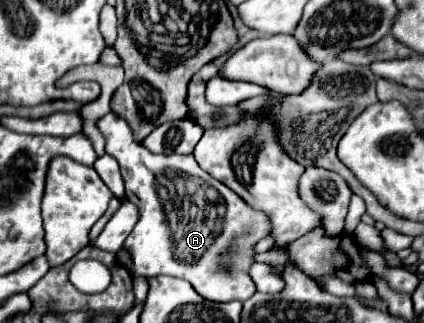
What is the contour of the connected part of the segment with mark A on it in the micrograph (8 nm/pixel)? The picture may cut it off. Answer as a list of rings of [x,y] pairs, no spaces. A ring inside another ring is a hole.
[[[108,113],[98,121],[106,144],[105,152],[120,163],[126,199],[140,207],[140,221],[124,241],[124,249],[132,255],[134,277],[172,275],[192,283],[192,287],[208,301],[246,301],[256,293],[256,285],[248,271],[254,263],[254,247],[270,235],[270,219],[266,213],[252,209],[232,189],[228,195],[198,195],[196,181],[182,165],[182,157],[166,157],[168,169],[158,171],[158,155],[132,139],[128,123],[116,113]],[[220,263],[230,263],[230,271],[220,271]]]

